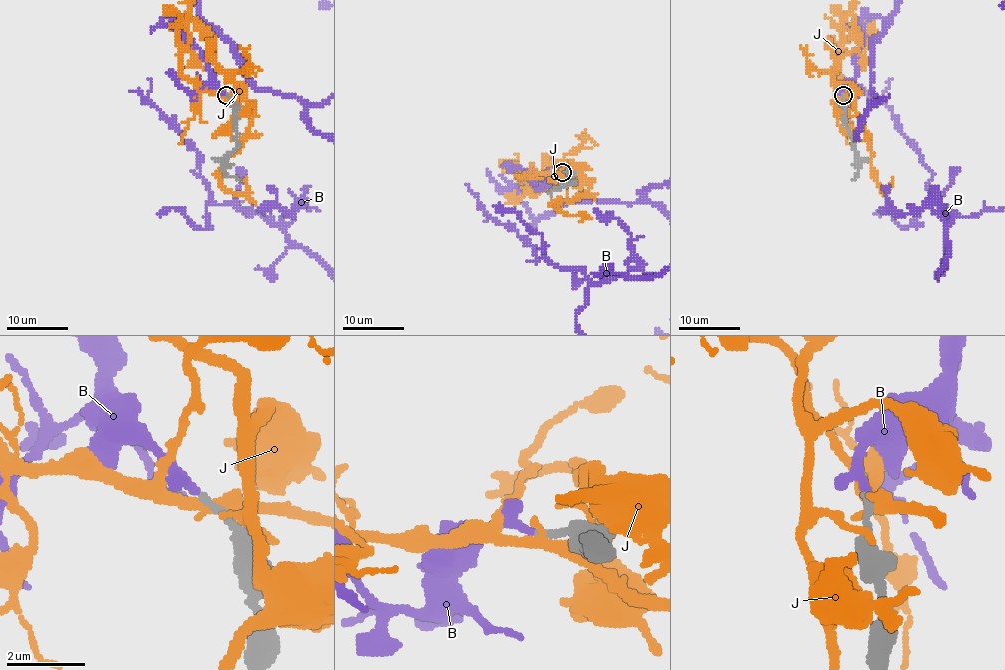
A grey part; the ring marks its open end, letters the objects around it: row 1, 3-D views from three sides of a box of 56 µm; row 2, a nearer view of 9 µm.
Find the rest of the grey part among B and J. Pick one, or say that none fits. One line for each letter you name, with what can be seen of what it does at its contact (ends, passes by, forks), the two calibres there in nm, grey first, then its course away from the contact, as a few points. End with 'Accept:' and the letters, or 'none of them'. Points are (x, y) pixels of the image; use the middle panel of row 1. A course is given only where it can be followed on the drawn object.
B: It passes by. Thickness 200 nm (grey) against 160 nm
Accept: B

